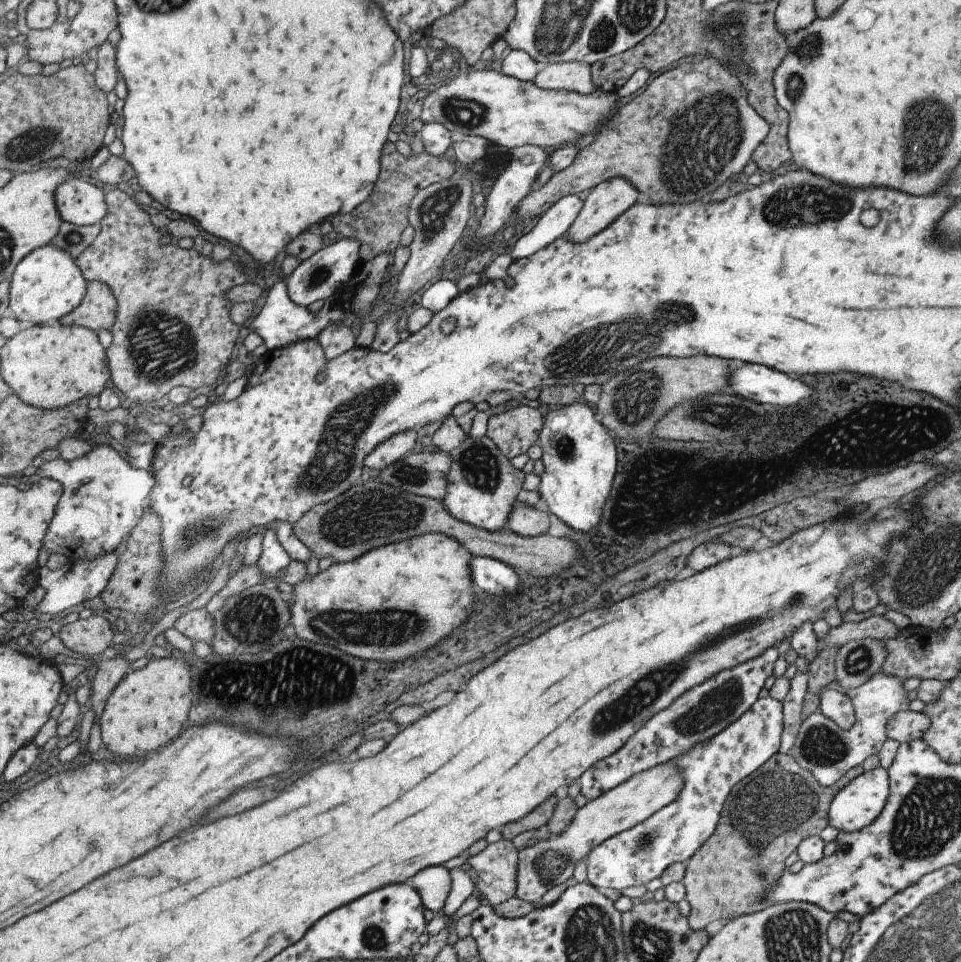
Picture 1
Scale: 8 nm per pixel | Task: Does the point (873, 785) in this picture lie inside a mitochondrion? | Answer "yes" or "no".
no

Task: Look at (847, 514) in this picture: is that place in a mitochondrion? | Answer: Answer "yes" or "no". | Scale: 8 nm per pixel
no

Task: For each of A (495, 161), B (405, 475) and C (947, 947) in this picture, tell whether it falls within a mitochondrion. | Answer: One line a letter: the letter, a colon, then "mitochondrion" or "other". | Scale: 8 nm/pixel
A: other
B: mitochondrion
C: mitochondrion

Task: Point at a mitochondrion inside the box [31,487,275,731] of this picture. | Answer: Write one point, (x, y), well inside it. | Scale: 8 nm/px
(190, 543)

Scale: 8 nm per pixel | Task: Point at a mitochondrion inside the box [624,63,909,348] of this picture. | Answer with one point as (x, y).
(710, 142)

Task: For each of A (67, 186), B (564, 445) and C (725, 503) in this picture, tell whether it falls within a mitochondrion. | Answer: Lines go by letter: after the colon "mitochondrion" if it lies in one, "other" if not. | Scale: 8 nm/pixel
A: other
B: mitochondrion
C: mitochondrion

